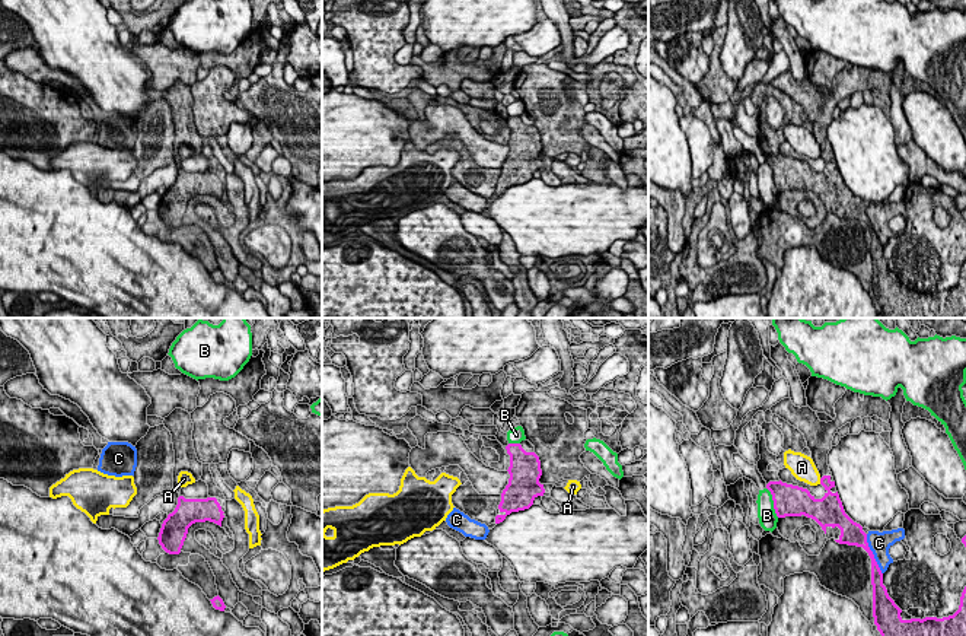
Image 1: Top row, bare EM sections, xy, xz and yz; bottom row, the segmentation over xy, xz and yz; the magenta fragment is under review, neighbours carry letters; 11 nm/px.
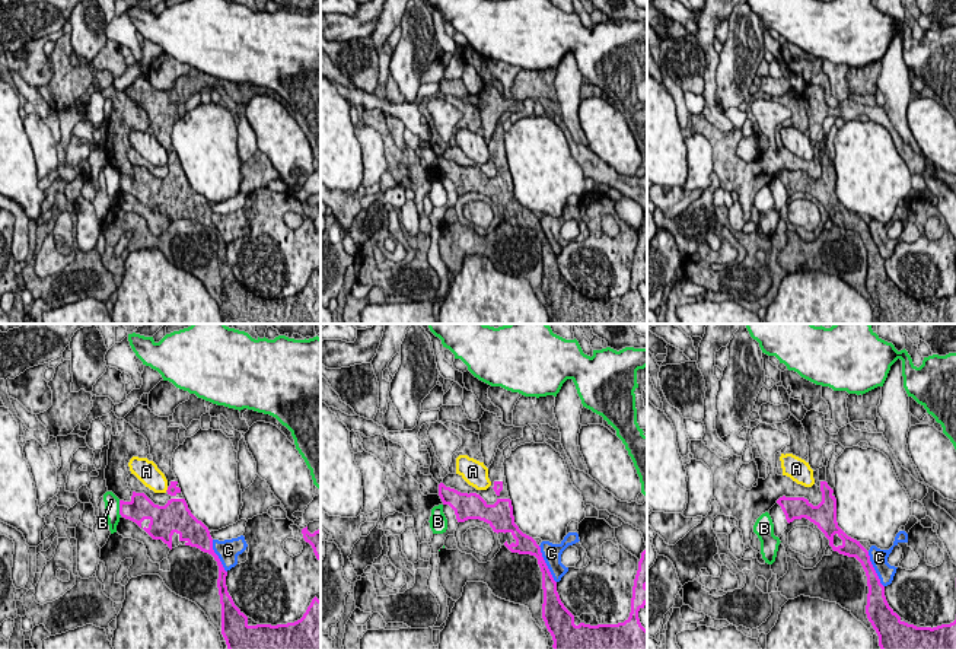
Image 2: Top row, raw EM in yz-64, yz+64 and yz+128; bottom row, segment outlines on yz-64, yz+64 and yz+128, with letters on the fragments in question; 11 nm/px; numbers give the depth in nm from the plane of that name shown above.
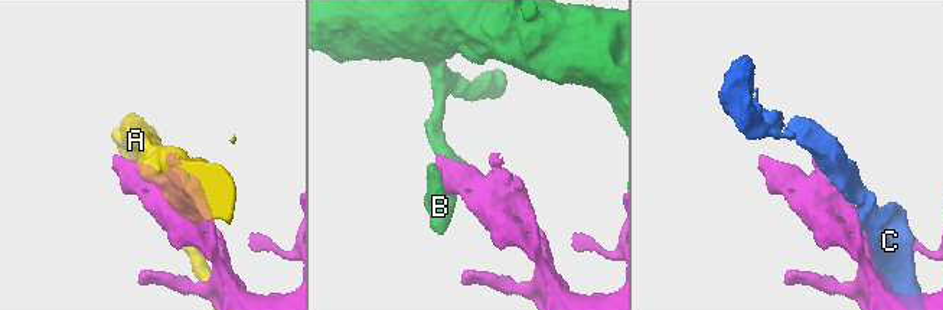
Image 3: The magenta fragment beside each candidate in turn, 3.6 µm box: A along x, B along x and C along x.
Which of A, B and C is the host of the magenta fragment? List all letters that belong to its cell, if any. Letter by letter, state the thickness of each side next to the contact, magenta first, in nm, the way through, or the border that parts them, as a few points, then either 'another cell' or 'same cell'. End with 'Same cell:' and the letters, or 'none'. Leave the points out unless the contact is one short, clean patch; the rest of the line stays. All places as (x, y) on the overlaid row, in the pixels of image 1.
A: 200/280 nm | along yz (819, 479), (821, 483) | another cell
B: 360/200 nm | along yz (767, 487), (774, 512), (778, 517) | another cell
C: 180/240 nm | another cell
Same cell: none

